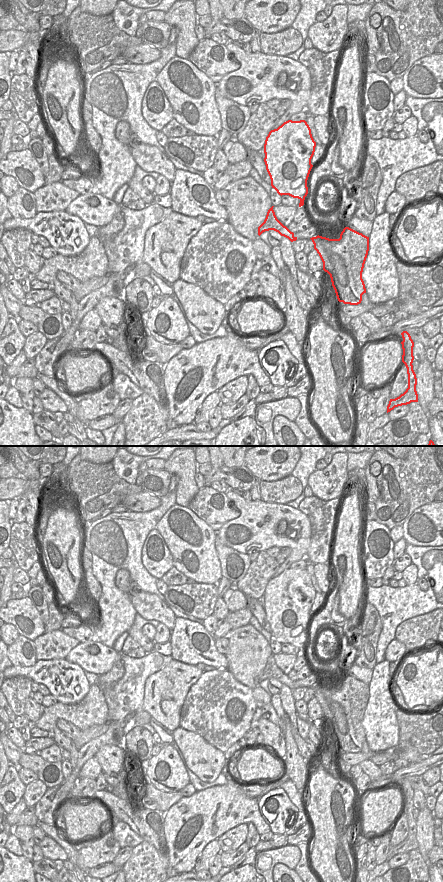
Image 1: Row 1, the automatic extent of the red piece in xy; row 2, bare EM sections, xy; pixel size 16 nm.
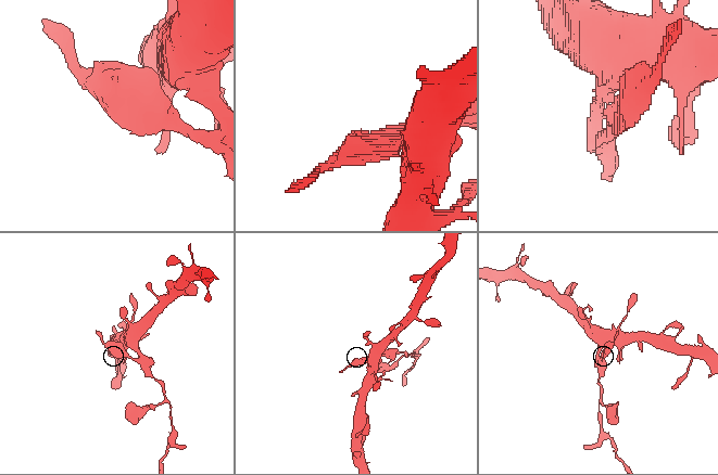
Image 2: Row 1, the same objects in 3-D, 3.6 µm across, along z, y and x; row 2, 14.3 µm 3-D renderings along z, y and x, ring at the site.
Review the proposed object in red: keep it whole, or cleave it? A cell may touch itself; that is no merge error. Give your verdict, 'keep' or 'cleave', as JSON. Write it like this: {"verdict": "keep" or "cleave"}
{"verdict": "cleave"}

